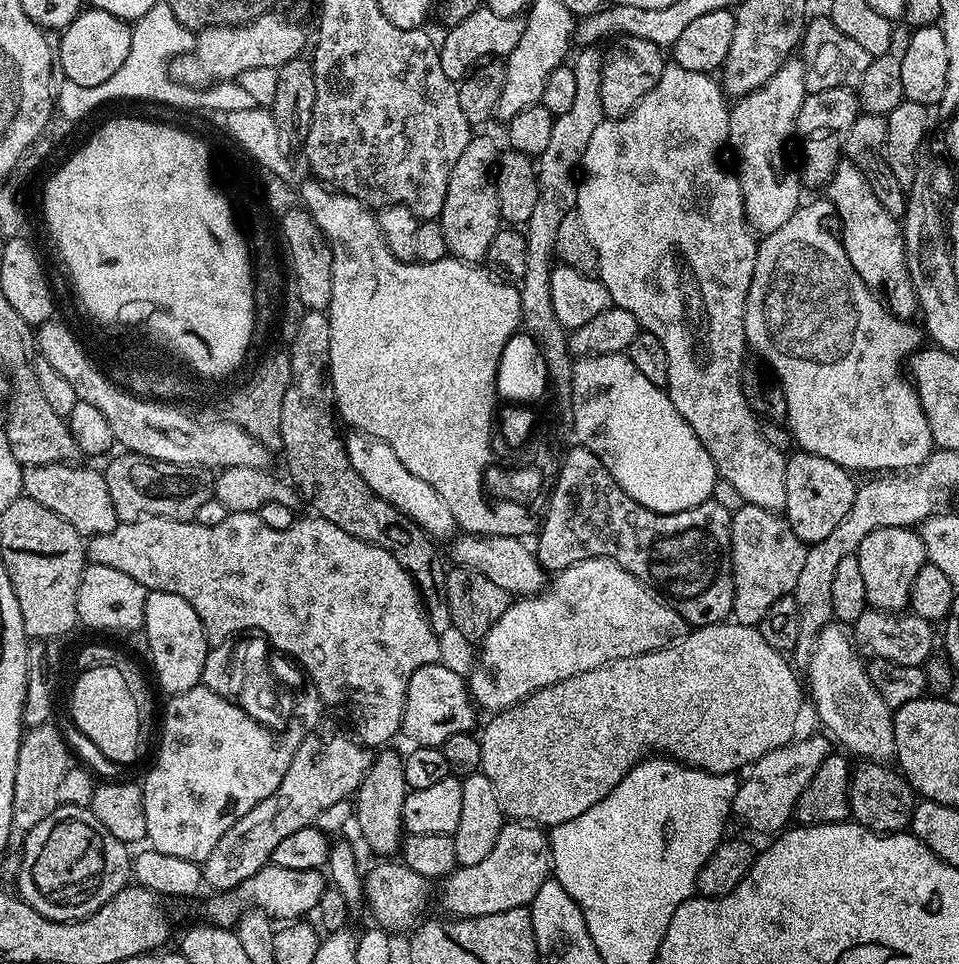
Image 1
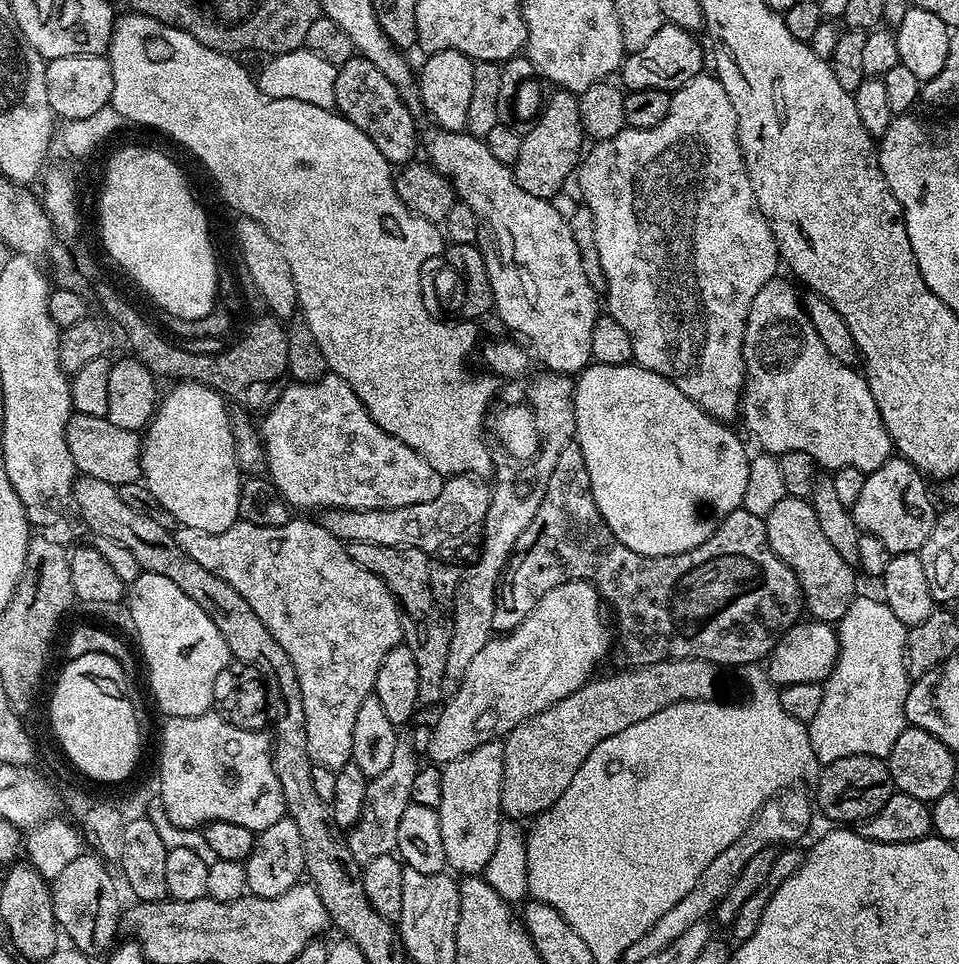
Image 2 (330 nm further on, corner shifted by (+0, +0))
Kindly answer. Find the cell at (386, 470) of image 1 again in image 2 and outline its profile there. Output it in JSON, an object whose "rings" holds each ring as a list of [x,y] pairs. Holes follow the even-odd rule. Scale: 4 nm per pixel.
{"rings":[[[325,374],[319,380],[292,382],[289,385],[263,413],[264,425],[261,423],[258,431],[264,446],[266,468],[268,464],[267,475],[293,509],[397,508],[438,498],[445,477],[434,470],[426,458],[376,425],[366,406],[362,406],[358,394],[350,390],[342,377]]]}

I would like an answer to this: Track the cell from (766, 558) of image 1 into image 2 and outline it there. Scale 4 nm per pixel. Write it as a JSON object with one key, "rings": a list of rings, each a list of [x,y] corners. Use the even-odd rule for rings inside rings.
{"rings":[[[783,496],[782,502],[778,502],[778,506],[774,506],[774,510],[764,517],[764,525],[774,554],[778,554],[778,558],[782,558],[782,562],[786,562],[786,566],[790,566],[798,578],[807,615],[814,620],[839,622],[858,595],[857,573],[853,565],[842,560],[841,554],[834,550],[829,539],[822,534],[811,503],[798,496]]]}

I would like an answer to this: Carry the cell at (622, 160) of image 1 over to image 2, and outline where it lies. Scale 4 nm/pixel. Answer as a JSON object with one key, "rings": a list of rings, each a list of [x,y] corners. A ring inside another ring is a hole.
{"rings":[[[701,74],[686,82],[681,88],[671,93],[670,110],[662,122],[653,128],[625,127],[614,138],[593,143],[578,165],[580,176],[580,192],[584,195],[583,207],[594,214],[594,234],[598,246],[598,258],[602,280],[608,283],[607,315],[613,316],[630,334],[632,359],[642,368],[662,374],[662,378],[672,380],[686,398],[693,400],[704,412],[708,412],[715,420],[732,422],[740,416],[740,401],[744,391],[744,324],[748,321],[748,311],[754,302],[754,294],[766,286],[777,275],[776,267],[781,267],[780,252],[776,248],[776,240],[768,225],[768,219],[758,206],[758,198],[754,198],[754,186],[750,186],[748,171],[744,165],[744,156],[740,152],[740,139],[734,106],[726,94],[719,79],[712,74]]]}

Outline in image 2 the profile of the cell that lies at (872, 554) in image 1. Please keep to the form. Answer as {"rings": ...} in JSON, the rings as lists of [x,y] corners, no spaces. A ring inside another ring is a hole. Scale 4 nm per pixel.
{"rings":[[[899,454],[893,455],[878,470],[867,473],[858,502],[850,506],[860,532],[878,538],[893,554],[919,553],[926,538],[930,538],[930,530],[938,515],[938,508],[932,505],[924,483],[926,480],[921,472]]]}

